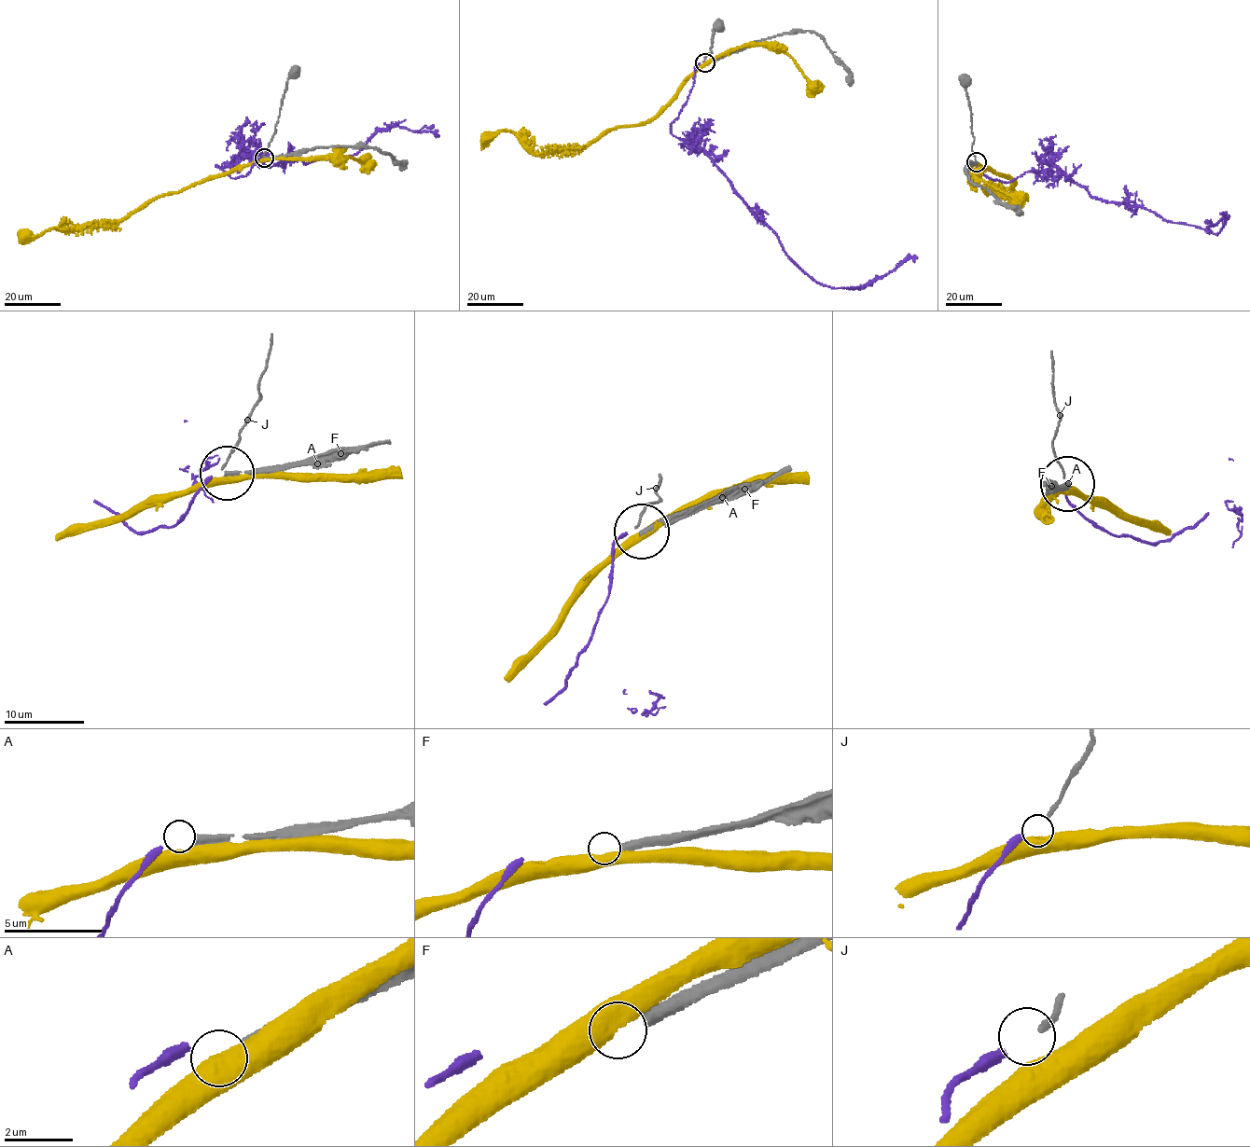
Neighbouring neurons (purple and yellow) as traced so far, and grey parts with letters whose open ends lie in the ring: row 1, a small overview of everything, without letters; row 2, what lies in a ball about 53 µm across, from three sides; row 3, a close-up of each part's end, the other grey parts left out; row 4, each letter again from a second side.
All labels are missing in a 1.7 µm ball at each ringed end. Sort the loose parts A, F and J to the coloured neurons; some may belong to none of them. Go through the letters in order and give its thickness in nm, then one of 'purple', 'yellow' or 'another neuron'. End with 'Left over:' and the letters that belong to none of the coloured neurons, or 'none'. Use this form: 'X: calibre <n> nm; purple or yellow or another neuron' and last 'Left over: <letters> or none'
A: calibre 400 nm; another neuron
F: calibre 400 nm; another neuron
J: calibre 200 nm; purple
Left over: A, F

